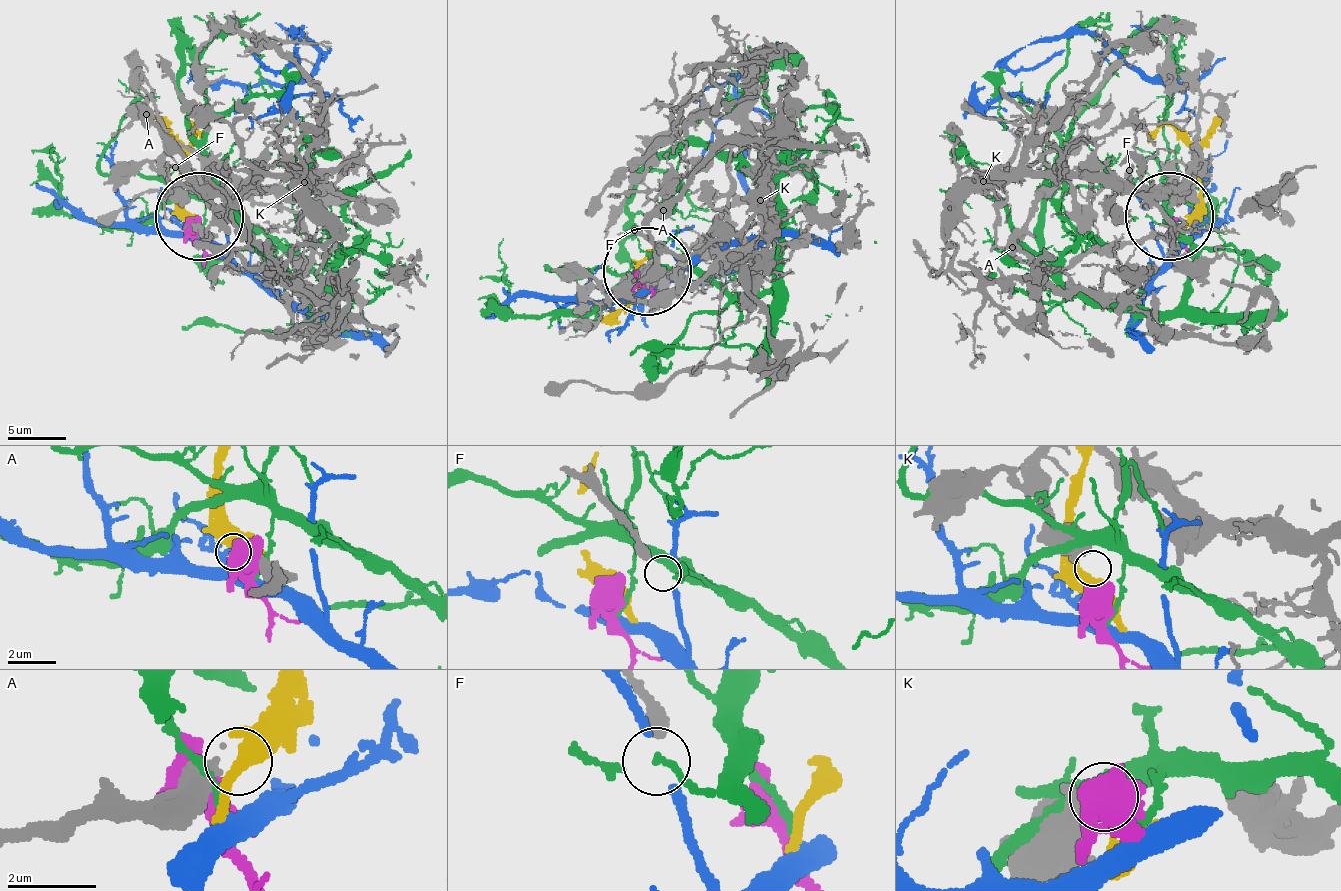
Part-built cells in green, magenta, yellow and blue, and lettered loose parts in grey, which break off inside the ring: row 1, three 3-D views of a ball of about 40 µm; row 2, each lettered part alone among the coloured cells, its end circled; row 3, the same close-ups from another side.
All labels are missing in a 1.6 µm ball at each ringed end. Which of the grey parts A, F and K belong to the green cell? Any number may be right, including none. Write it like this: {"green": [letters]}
{"green": []}

